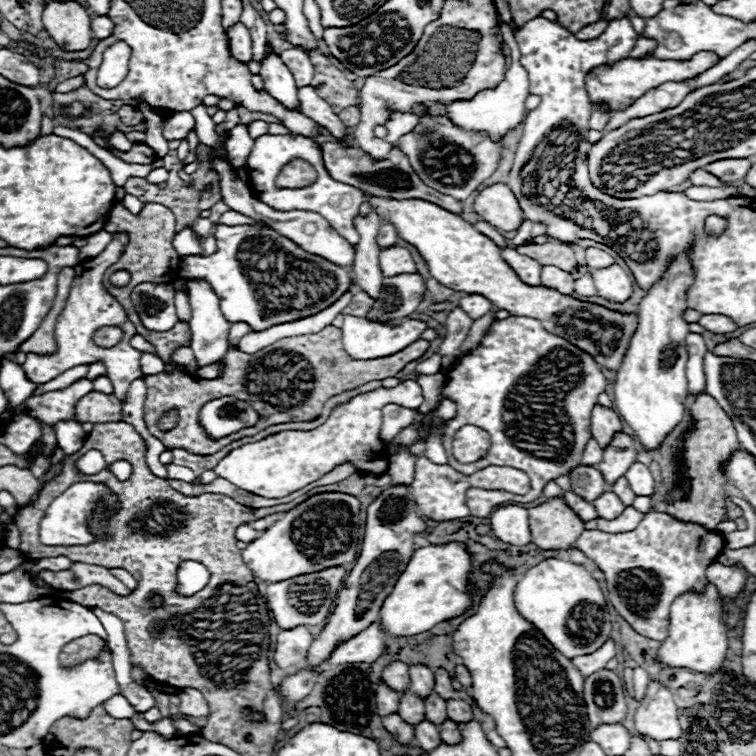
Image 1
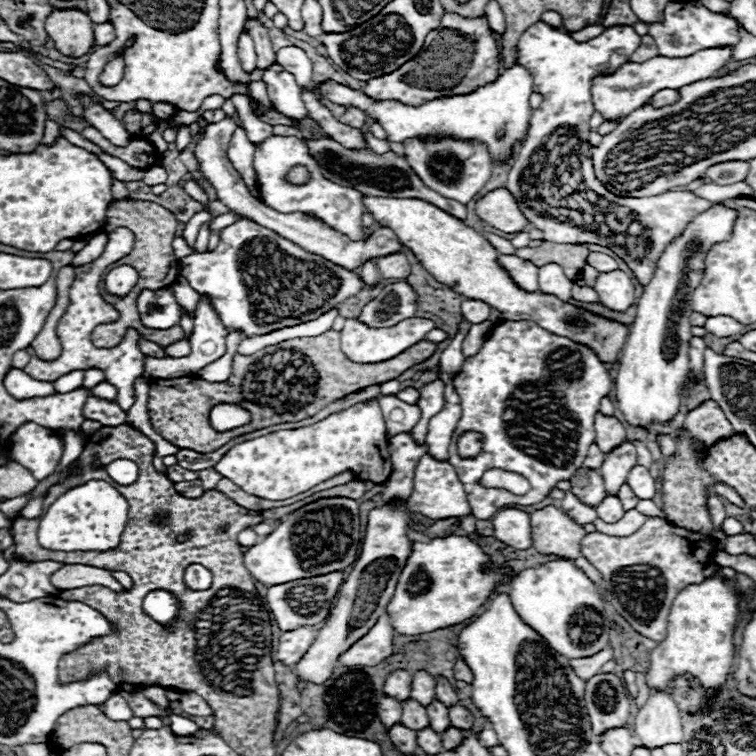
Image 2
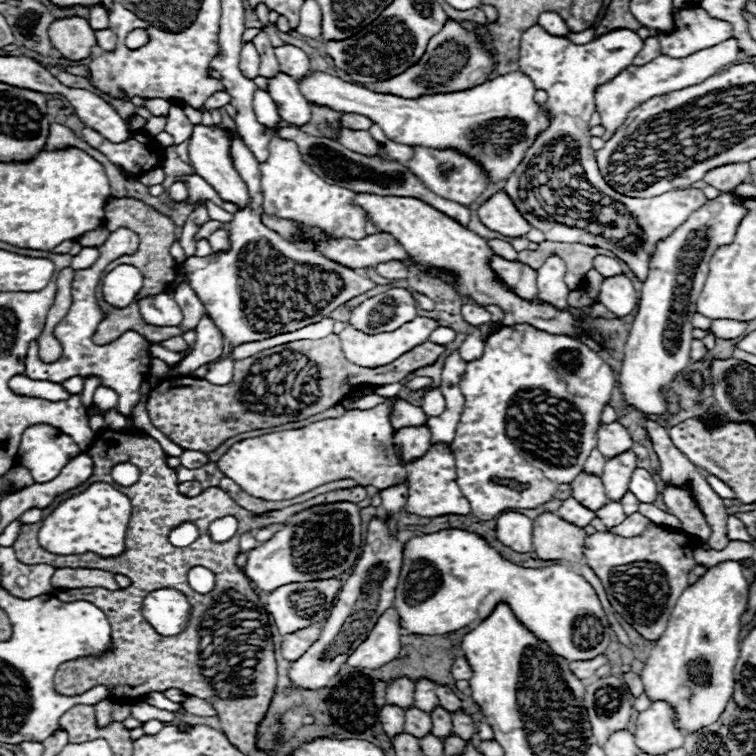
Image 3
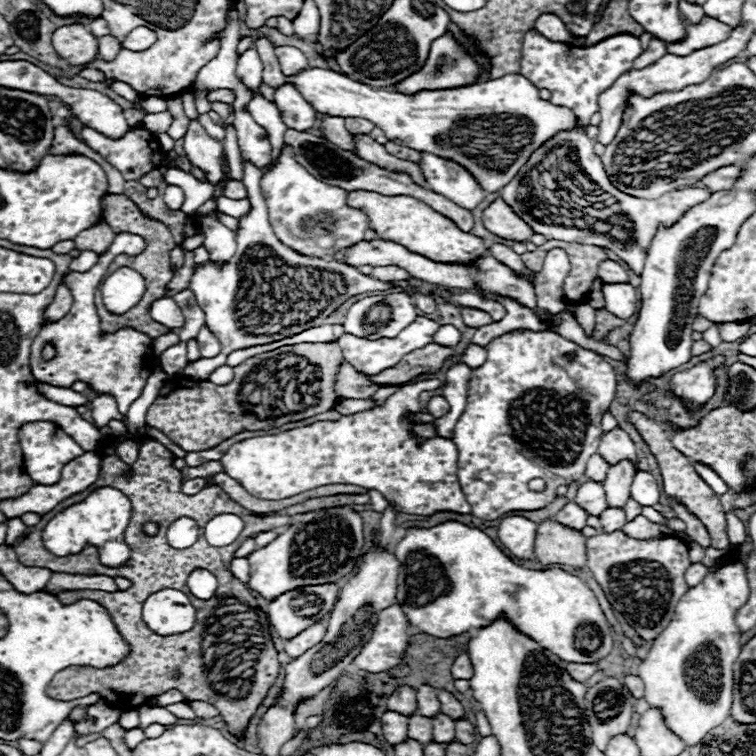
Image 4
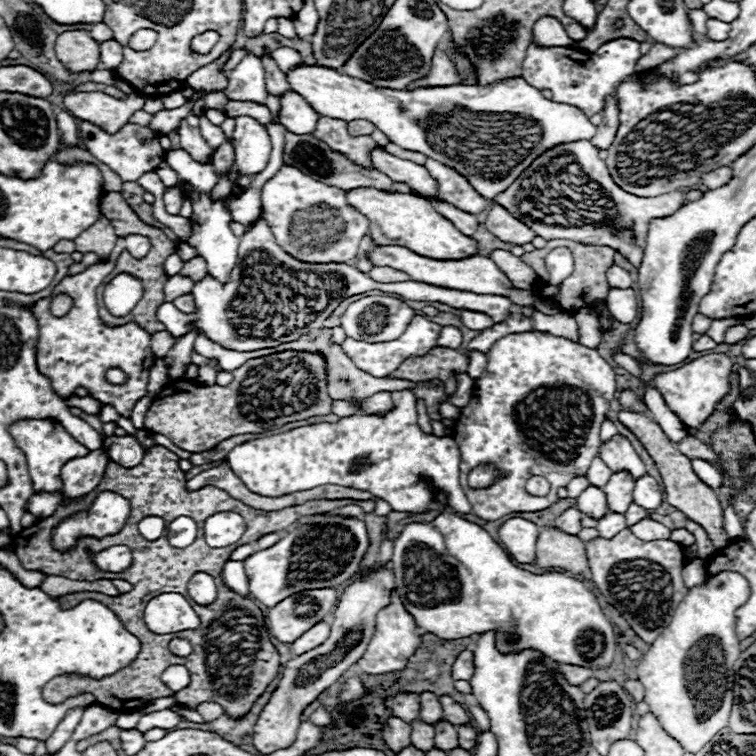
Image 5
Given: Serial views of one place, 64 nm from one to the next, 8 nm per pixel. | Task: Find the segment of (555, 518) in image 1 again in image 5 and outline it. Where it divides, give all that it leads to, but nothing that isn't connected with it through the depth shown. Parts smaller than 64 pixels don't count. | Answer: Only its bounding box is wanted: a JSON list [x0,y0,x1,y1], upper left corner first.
[536,528,588,574]

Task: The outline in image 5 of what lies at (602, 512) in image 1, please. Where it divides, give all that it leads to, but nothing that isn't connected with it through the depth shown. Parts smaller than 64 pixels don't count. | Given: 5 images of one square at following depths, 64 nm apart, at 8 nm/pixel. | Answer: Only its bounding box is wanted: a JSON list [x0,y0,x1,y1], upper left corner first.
[596,514,628,538]

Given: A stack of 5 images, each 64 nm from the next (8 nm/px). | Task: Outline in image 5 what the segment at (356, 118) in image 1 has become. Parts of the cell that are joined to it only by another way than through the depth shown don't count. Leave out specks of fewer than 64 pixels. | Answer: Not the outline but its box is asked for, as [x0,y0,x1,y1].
[348,120,376,136]

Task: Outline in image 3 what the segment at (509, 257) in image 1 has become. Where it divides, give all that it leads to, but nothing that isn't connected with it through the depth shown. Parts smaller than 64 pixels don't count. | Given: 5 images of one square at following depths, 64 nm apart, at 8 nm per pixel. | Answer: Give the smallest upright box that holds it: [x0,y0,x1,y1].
[490,256,536,300]

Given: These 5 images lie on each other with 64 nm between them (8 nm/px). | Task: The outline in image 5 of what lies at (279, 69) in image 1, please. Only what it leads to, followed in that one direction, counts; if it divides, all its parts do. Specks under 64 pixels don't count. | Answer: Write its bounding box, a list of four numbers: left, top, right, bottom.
[280,90,318,134]

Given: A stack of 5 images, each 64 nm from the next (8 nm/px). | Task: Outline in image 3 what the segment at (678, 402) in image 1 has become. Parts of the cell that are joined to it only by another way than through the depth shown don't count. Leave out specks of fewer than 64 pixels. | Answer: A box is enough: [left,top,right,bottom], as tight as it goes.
[620,192,748,414]

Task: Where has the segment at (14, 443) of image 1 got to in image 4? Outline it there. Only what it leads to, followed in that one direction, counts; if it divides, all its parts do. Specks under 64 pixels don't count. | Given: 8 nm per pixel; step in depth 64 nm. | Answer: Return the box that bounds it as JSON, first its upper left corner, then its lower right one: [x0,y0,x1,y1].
[18,422,84,486]

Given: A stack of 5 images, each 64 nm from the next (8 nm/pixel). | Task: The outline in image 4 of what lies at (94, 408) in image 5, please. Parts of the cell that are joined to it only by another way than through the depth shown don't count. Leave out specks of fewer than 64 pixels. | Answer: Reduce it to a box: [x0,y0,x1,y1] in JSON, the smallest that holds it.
[40,384,88,406]

